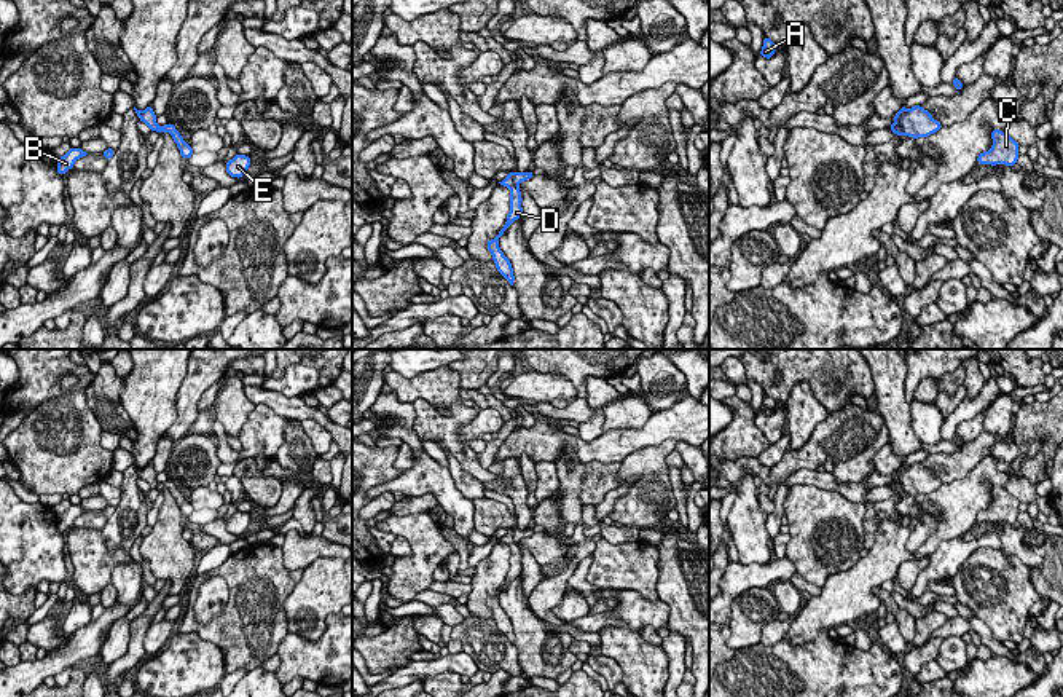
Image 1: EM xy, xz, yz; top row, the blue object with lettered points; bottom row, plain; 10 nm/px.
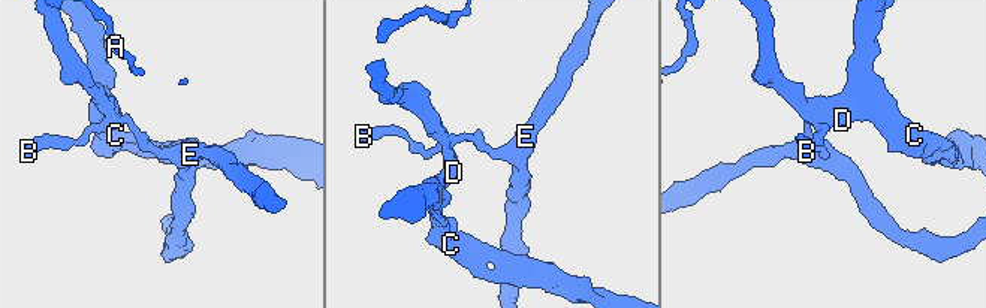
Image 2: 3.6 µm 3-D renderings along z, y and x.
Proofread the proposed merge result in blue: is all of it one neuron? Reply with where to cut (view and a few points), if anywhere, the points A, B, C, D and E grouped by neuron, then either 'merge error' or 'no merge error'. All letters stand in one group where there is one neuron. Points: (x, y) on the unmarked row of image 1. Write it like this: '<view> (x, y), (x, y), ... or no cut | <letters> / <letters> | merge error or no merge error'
xz (512, 531), (512, 539), (517, 544) | A B C D / E | merge error

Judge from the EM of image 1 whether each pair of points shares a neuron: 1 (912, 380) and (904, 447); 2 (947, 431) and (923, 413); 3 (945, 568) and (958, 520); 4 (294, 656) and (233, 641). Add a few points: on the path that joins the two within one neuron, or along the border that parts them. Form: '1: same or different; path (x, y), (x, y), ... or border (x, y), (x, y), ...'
1: different; border (907, 366), (906, 401), (909, 404)
2: different; border (944, 421), (941, 437)
3: different; border (960, 535), (944, 539), (928, 555)
4: different; border (287, 632), (276, 653)

